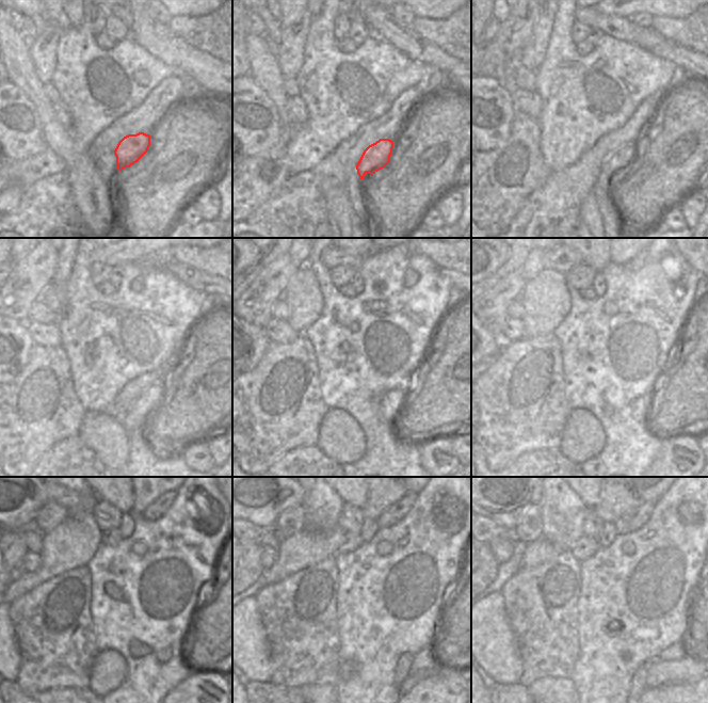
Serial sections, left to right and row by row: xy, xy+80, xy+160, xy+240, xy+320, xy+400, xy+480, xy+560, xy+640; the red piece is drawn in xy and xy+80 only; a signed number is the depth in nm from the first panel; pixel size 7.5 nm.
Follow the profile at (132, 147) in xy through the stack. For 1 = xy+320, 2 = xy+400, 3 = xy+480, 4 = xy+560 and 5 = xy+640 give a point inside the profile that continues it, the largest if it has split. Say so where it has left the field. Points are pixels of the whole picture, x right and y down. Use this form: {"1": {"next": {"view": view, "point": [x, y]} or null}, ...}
{"1": {"next": {"view": "xy+320", "point": [393, 403]}}, "2": {"next": {"view": "xy+400", "point": [641, 408]}}, "3": {"next": {"view": "xy+480", "point": [163, 655]}}, "4": {"next": {"view": "xy+560", "point": [404, 661]}}, "5": {"next": {"view": "xy+640", "point": [638, 685]}}}

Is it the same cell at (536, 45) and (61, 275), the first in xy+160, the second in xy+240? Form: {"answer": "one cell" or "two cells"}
{"answer": "one cell"}

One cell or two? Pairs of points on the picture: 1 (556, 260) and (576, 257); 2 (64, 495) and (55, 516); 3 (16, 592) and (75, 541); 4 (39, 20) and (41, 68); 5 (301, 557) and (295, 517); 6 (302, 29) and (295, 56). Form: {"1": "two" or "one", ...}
{"1": "one", "2": "two", "3": "one", "4": "two", "5": "two", "6": "one"}

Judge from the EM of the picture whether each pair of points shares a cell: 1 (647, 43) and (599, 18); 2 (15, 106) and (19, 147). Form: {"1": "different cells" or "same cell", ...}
{"1": "same cell", "2": "same cell"}

